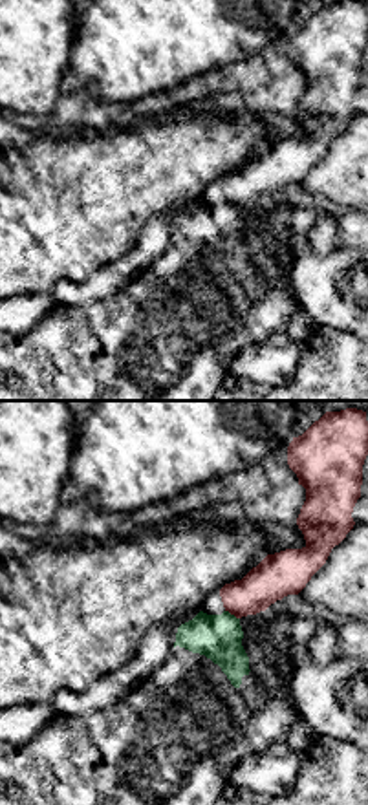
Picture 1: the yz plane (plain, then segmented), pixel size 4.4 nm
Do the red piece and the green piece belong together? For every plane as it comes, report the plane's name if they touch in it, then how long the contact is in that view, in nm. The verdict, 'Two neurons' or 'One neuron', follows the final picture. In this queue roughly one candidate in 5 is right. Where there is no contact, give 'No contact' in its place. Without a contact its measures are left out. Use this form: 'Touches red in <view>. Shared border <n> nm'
Touches red in yz. Shared border 80 nm

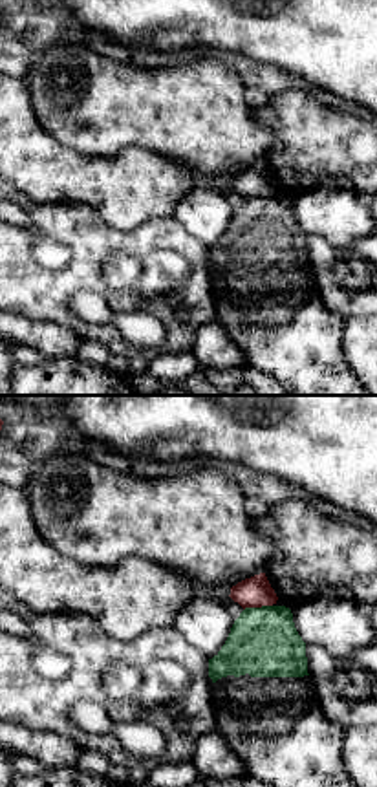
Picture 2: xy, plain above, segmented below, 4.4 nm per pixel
Touches red in xy. Shared border 130 nm

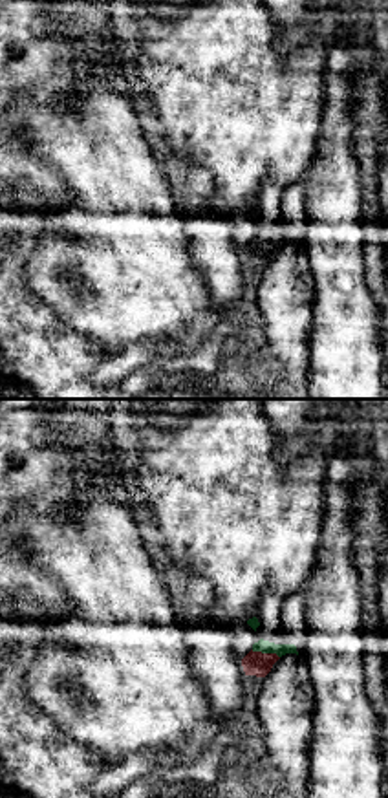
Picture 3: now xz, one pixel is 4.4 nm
Touches red in xz. Shared border 130 nm

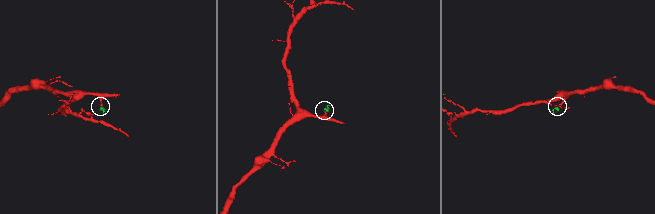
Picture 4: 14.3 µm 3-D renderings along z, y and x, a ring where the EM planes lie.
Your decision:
Two neurons

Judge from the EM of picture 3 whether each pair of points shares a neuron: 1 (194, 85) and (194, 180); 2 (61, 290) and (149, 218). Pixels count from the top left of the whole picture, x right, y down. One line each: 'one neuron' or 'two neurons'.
1: two neurons
2: one neuron

